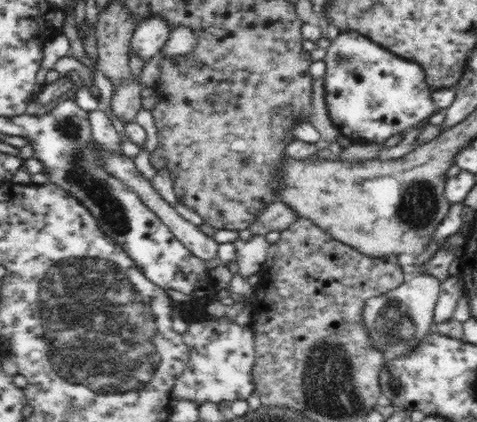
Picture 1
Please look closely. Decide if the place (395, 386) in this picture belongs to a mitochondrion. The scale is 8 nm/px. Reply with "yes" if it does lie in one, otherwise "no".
yes

